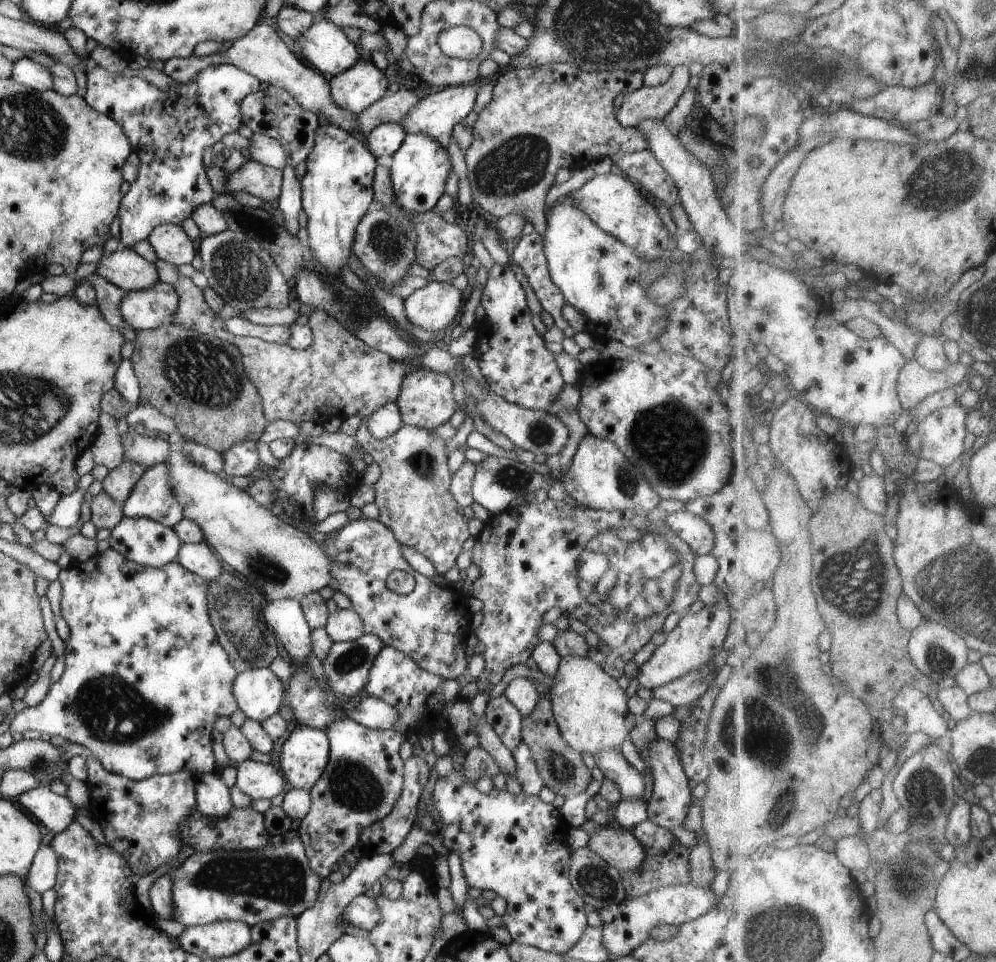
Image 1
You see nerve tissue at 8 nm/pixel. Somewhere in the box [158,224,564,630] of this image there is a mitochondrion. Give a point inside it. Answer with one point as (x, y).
(206, 373)

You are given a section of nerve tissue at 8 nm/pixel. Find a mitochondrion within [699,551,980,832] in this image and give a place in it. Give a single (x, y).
(743, 732)

